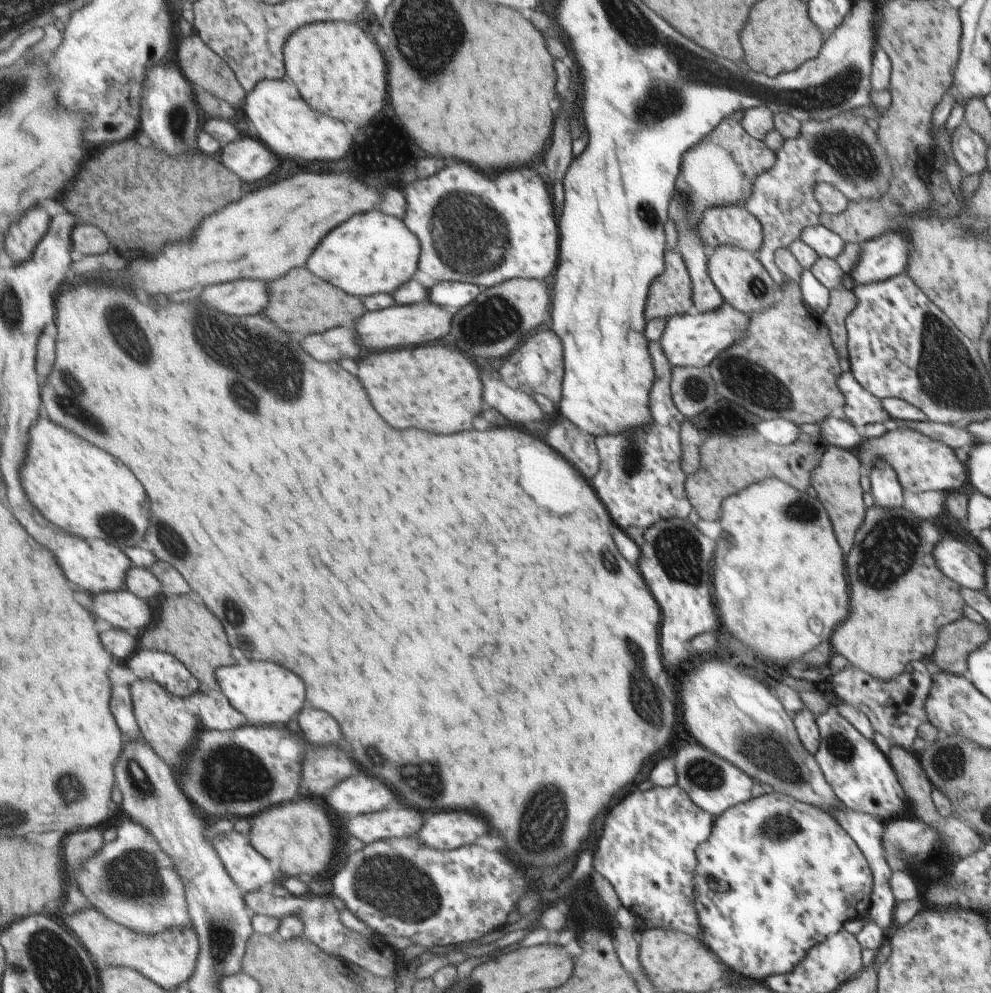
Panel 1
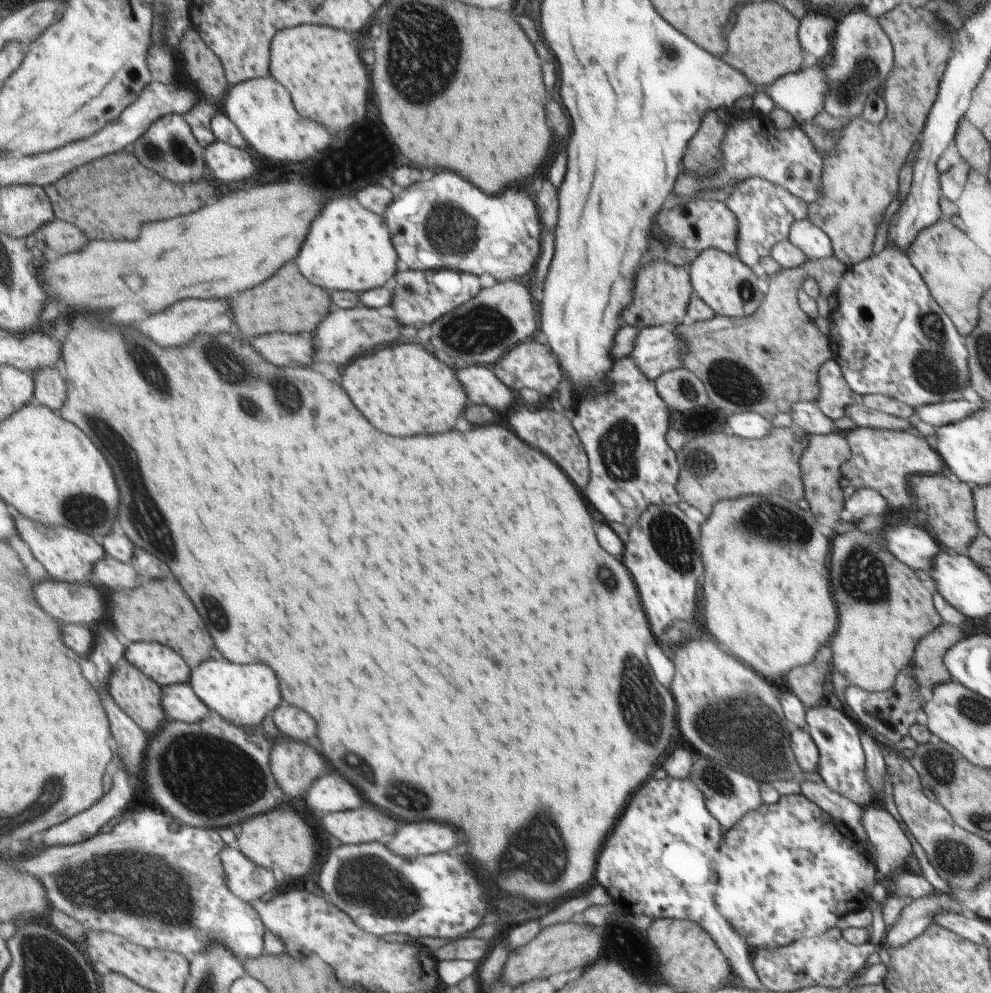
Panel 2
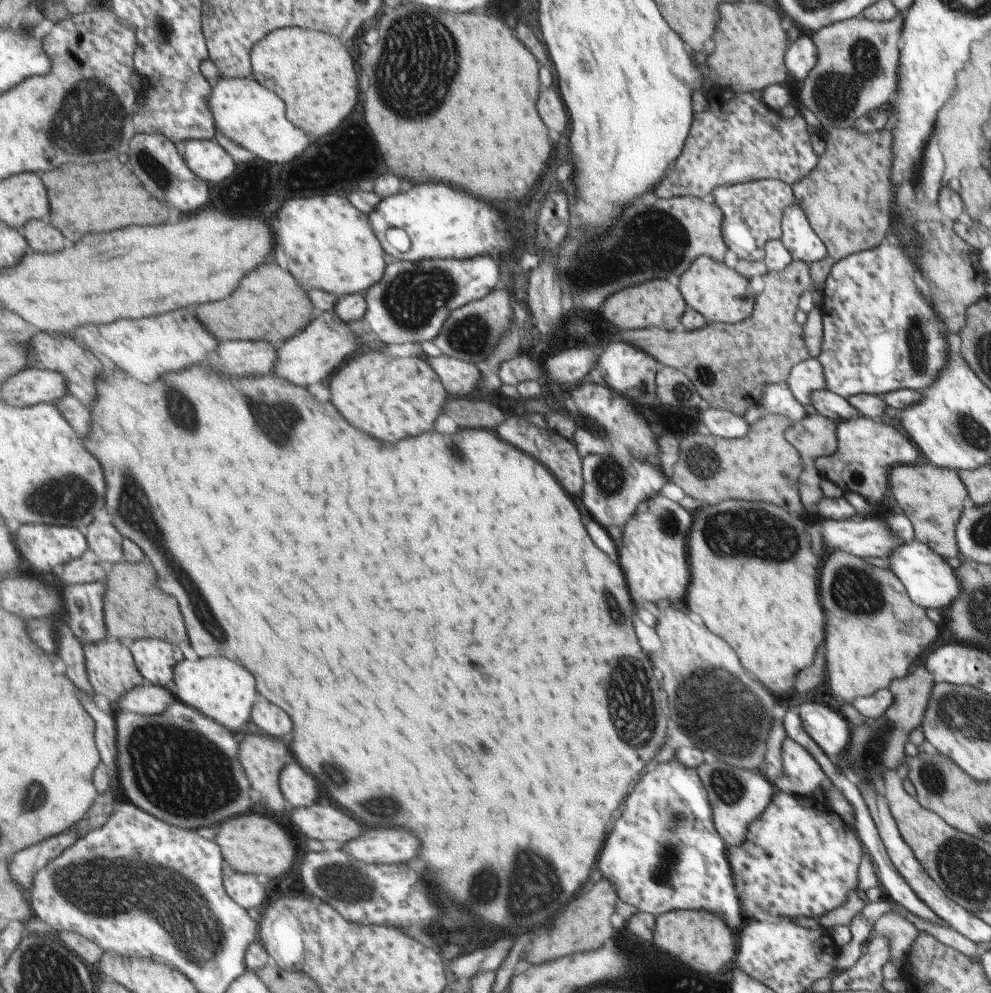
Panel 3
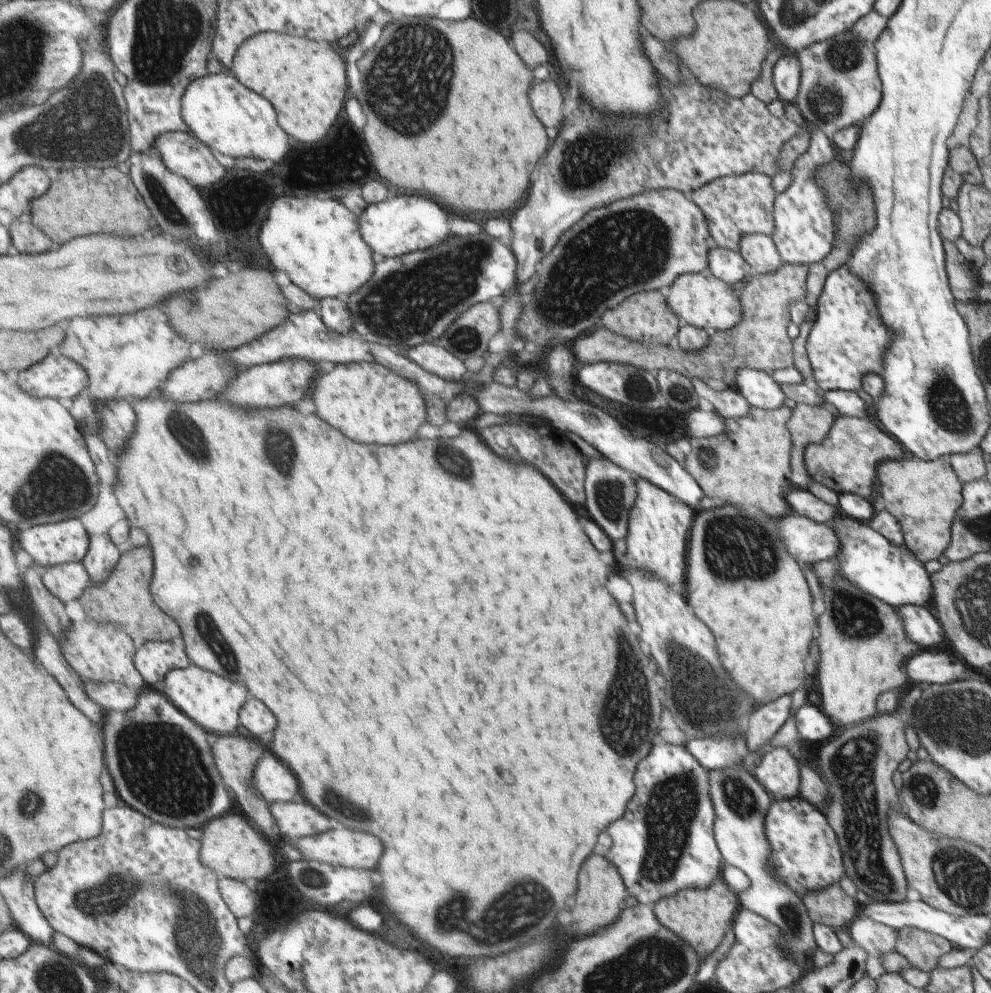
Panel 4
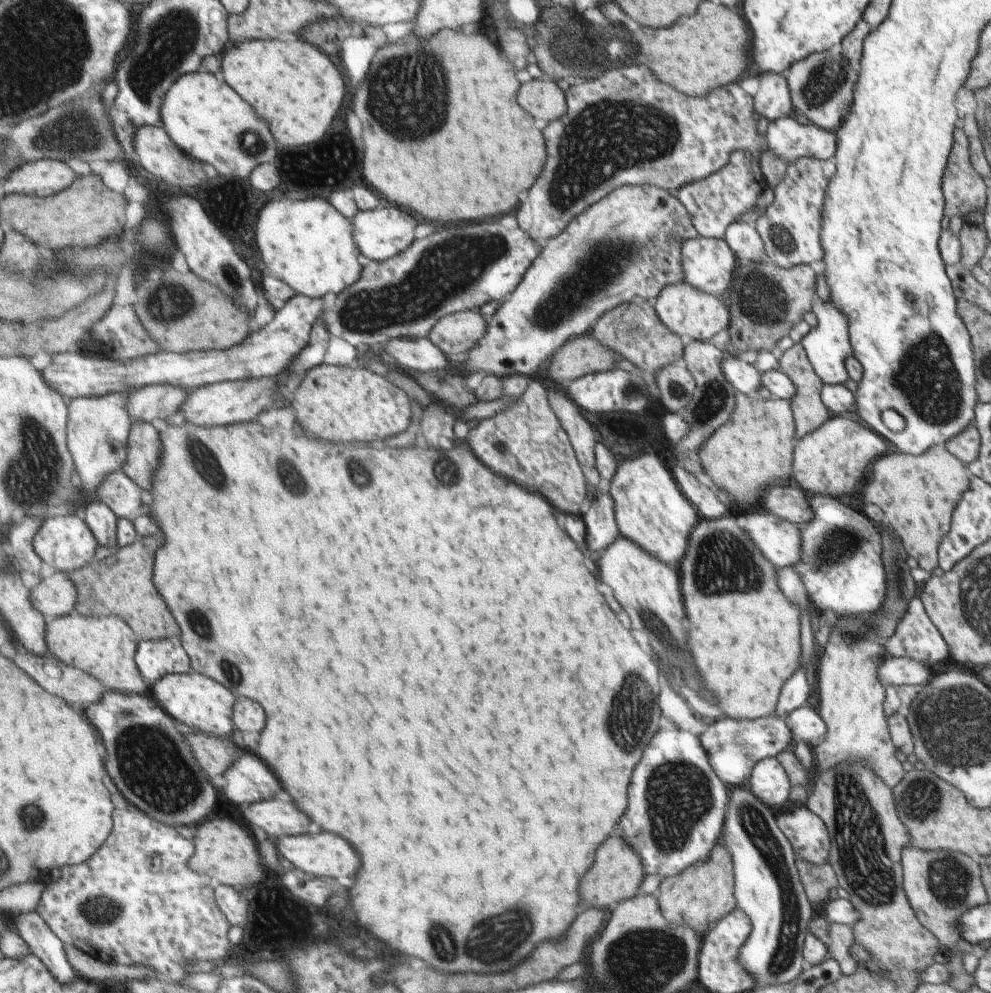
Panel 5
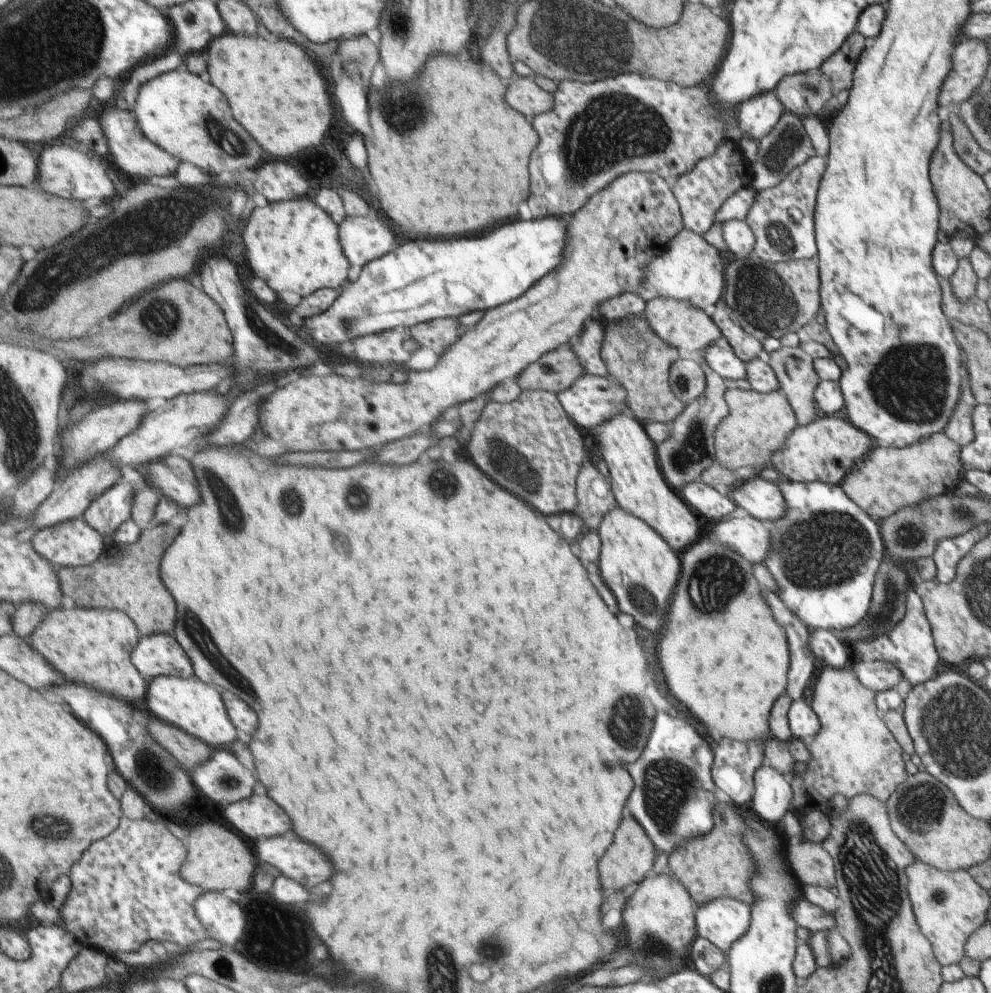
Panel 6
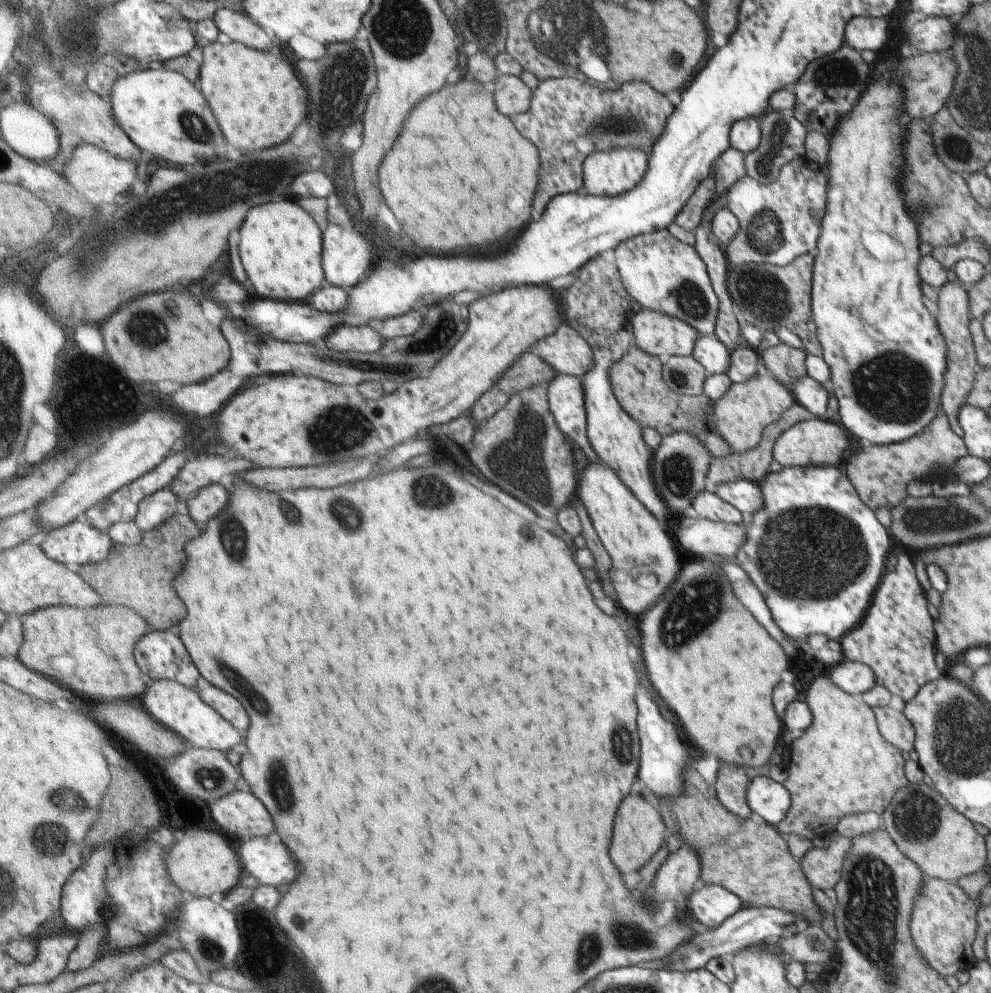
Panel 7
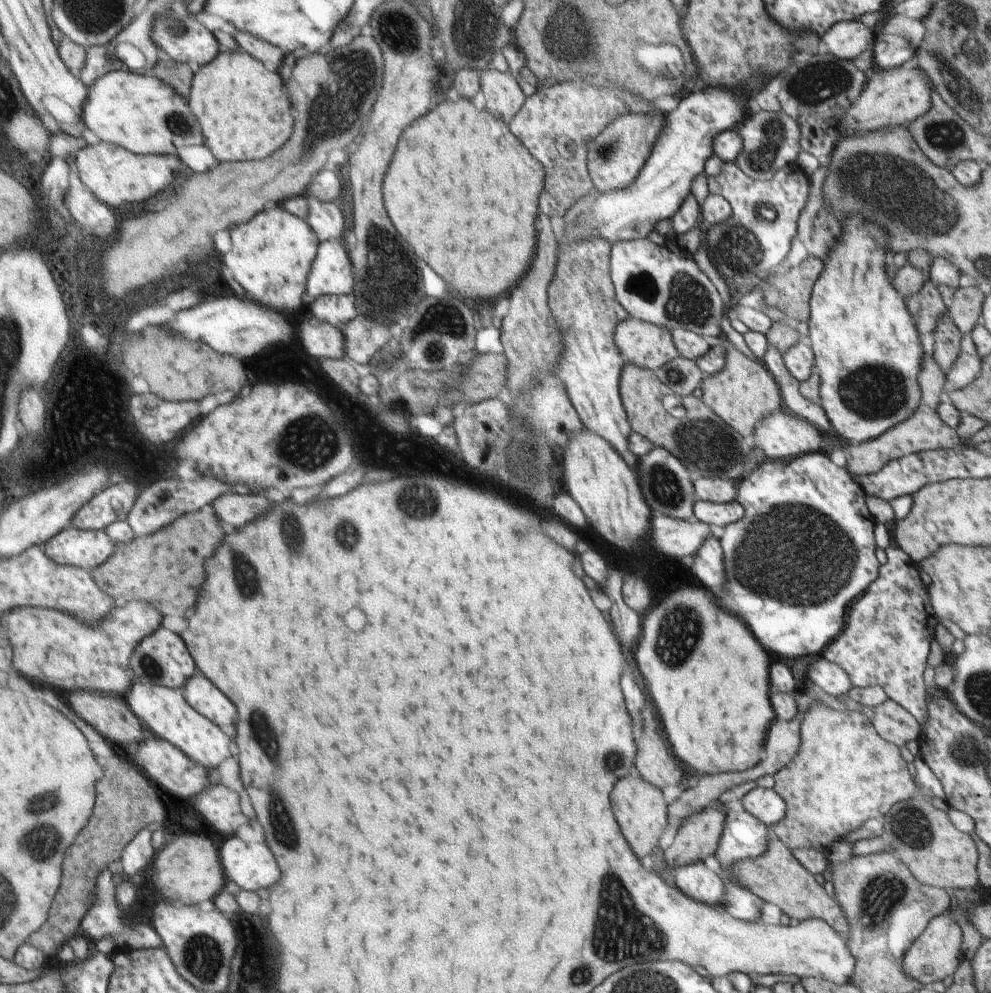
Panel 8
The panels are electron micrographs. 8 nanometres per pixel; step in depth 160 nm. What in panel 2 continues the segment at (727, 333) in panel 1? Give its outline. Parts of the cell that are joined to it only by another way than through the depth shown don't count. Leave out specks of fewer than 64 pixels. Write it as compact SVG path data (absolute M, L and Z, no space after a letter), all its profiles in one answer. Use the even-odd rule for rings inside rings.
M669 325L643 327L637 333L631 357L651 380L682 366L688 344Z

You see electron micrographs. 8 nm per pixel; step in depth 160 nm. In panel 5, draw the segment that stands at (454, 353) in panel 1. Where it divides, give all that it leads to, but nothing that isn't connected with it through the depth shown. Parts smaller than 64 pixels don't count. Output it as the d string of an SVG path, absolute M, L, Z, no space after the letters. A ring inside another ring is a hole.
M317 365L307 371L289 404L296 409L303 431L330 443L367 442L380 445L394 436L400 438L411 426L411 398L388 377L360 366Z

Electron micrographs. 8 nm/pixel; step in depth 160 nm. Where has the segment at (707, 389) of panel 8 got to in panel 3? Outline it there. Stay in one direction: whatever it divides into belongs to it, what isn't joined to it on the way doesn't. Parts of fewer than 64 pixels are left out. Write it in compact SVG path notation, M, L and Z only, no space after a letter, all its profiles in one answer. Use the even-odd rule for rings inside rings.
M765 413L759 420L752 422L747 434L734 439L721 438L698 430L678 441L678 459L672 464L668 473L670 480L679 486L684 494L695 500L706 501L707 505L719 503L719 500L755 500L785 508L790 513L802 514L803 508L799 495L798 478L802 471L799 453L784 437L784 432L791 428L792 420L781 415Z

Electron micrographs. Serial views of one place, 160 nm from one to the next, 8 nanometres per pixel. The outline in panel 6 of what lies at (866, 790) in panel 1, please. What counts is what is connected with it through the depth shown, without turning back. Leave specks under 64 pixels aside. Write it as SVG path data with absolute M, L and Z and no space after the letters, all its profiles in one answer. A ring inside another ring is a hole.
M801 699L791 701L786 713L786 722L793 739L799 739L807 746L820 731L819 718Z

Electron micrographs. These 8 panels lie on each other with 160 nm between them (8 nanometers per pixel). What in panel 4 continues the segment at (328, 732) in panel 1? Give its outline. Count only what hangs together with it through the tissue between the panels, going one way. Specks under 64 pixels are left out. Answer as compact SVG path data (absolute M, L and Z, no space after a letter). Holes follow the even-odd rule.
M249 698L249 704L245 704L245 712L241 708L240 720L243 726L253 738L265 742L265 746L269 747L269 742L273 740L273 732L277 728L277 718L275 714L257 698Z

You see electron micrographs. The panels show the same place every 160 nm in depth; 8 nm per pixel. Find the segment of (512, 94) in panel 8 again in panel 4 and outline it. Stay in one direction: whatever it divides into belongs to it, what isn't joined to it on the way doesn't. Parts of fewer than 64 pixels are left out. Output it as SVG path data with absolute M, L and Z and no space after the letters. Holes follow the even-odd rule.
M553 80L535 84L531 100L537 116L541 116L541 122L547 128L555 128L563 122L563 92Z

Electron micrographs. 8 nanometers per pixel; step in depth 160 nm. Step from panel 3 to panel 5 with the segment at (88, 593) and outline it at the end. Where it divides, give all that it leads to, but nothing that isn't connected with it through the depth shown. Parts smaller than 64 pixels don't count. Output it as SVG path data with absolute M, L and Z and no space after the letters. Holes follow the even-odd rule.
M98 498L89 502L81 514L95 533L98 544L114 548L118 545L118 520L119 517Z

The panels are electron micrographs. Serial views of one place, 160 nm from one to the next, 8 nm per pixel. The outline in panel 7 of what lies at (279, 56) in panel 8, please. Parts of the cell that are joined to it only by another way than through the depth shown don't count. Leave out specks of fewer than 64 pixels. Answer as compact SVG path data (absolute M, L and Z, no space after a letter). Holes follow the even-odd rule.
M221 8L214 16L214 21L221 33L227 35L232 42L243 47L261 51L271 51L278 45L272 34L256 24L248 15L235 12L231 8Z

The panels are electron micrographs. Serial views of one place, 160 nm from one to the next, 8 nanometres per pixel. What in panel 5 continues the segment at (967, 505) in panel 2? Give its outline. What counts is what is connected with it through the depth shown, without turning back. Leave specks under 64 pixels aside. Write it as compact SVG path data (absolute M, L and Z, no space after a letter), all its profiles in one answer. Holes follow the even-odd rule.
M943 445L930 447L923 454L909 455L894 451L881 456L873 462L869 470L869 476L865 478L865 490L861 496L855 496L859 505L875 504L883 512L883 520L897 532L905 552L913 558L919 568L931 574L932 570L939 566L940 541L951 527L953 506L959 502L961 492L967 488L967 476L965 465L953 456Z

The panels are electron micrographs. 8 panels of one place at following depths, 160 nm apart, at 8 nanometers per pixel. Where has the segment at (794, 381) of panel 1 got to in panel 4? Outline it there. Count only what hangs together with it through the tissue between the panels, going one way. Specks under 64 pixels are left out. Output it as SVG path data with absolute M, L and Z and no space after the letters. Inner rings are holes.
M783 263L773 273L752 274L750 280L741 287L741 295L738 298L743 309L740 323L735 324L735 327L717 332L701 350L675 352L669 346L641 344L599 326L594 332L577 338L571 344L577 356L577 364L579 368L585 364L595 364L595 362L625 364L625 366L633 366L646 372L667 369L681 373L687 379L697 378L714 391L727 388L737 391L735 372L739 368L761 370L771 375L771 372L775 370L792 367L793 346L791 338L787 336L787 326L789 326L787 306L793 302L804 302L807 268L807 265Z

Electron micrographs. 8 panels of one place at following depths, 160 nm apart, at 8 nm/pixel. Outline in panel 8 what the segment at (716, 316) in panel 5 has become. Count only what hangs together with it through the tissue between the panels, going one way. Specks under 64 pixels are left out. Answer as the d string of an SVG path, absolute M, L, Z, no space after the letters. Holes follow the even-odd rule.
M633 317L615 328L613 342L625 363L654 371L679 356L671 331Z

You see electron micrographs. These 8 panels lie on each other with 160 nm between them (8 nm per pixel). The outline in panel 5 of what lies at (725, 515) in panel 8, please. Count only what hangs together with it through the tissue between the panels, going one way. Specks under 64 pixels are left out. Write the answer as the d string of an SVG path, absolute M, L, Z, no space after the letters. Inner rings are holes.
M673 463L671 468L673 480L680 485L680 491L684 496L699 509L702 519L716 519L726 514L727 506L717 500L713 488L697 481L693 474L684 471L676 463Z

